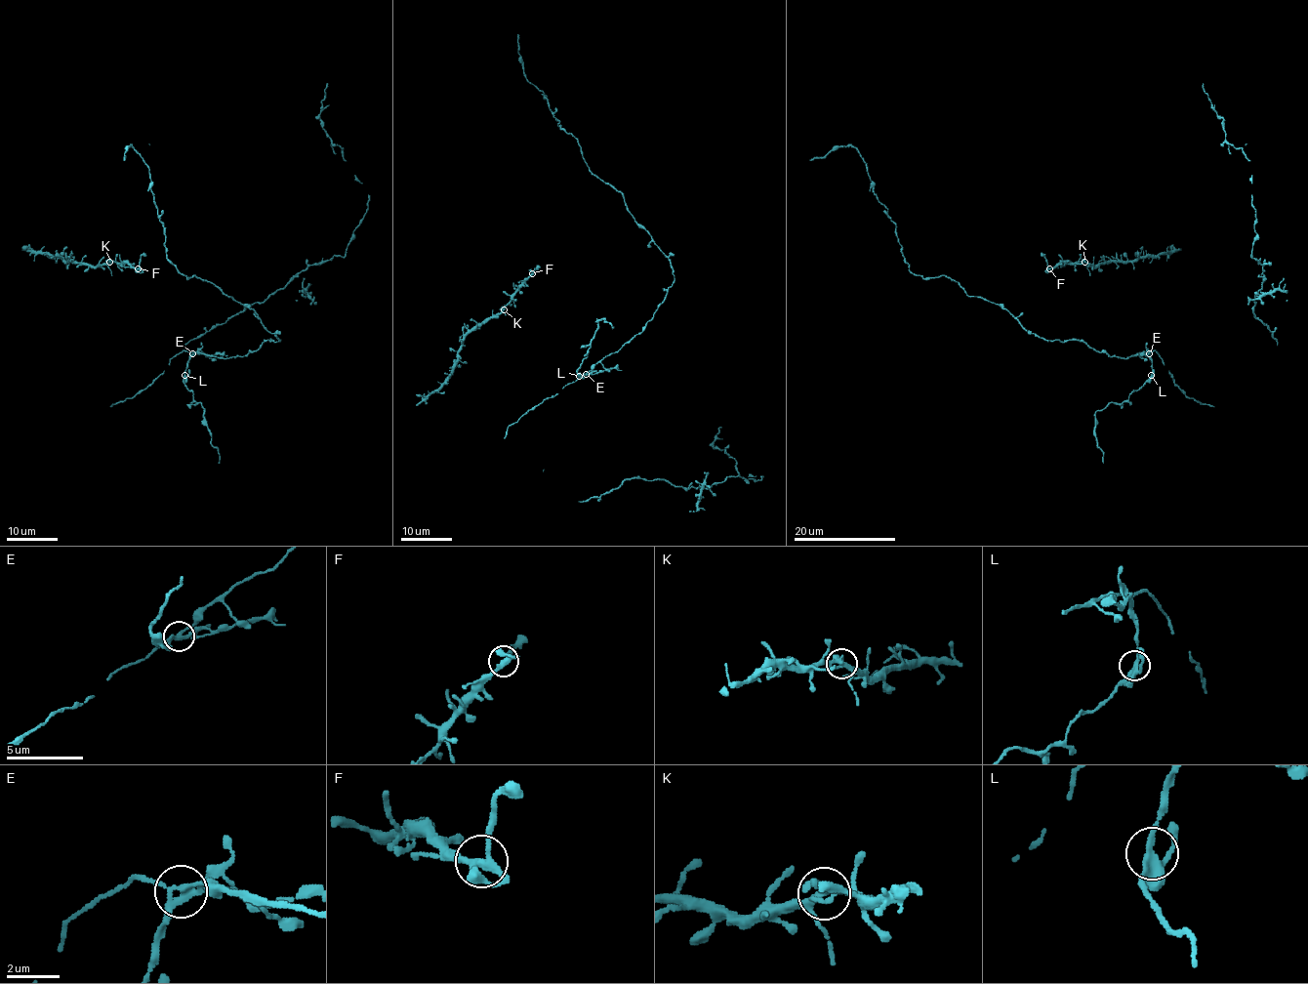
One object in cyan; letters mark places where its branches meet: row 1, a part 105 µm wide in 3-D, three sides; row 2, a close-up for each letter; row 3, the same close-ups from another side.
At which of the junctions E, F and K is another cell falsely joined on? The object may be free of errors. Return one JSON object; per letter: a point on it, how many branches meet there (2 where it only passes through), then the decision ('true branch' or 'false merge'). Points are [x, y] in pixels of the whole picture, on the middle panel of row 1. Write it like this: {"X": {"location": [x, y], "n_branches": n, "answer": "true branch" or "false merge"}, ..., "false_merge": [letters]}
{"E": {"location": [586, 374], "n_branches": 3, "answer": "false merge"}, "F": {"location": [532, 273], "n_branches": 3, "answer": "true branch"}, "K": {"location": [504, 309], "n_branches": 3, "answer": "true branch"}, "false_merge": ["E"]}

